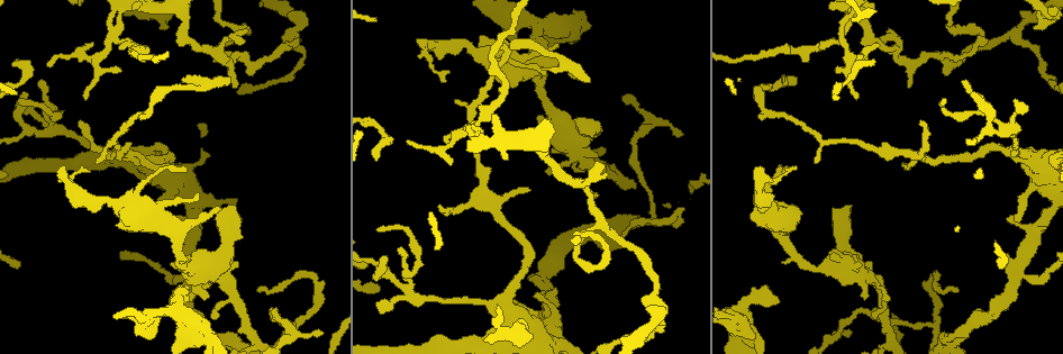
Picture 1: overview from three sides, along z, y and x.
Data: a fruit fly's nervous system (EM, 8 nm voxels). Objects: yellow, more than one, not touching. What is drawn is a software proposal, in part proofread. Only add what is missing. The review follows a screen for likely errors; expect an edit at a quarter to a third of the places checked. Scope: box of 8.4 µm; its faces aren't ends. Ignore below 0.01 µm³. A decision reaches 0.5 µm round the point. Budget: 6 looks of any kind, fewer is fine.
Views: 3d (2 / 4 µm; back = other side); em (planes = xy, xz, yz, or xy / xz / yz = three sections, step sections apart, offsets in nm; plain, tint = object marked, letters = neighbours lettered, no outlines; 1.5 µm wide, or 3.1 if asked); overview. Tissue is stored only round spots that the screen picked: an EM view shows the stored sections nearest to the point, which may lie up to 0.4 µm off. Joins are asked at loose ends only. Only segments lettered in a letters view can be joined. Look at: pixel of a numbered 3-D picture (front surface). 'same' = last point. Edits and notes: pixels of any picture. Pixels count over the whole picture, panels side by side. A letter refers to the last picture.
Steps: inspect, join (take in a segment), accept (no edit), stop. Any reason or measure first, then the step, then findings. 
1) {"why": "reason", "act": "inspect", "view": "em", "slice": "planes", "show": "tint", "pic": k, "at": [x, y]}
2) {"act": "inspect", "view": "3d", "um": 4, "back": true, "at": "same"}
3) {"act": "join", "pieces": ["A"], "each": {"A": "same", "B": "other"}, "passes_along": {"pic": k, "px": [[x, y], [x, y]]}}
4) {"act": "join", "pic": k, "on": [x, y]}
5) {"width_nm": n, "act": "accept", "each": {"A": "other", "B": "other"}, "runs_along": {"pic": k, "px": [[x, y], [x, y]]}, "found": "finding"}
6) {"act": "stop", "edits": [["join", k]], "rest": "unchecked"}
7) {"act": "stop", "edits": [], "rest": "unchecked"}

{"why": "free end", "act": "inspect", "view": "em", "slice": "yz", "step": 4, "show": "letters", "pic": 1, "at": [851, 205]}

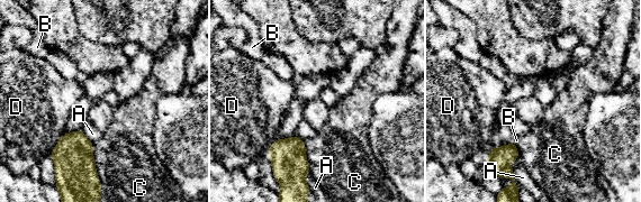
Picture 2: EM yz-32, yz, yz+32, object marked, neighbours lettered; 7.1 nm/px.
{"longest_contact_nm": ["C", 300], "act": "accept", "each": {"A": "other", "B": "other", "C": "other", "D": "other"}, "border": {"pic": 2, "px": [[64, 132], [48, 155]]}, "found": "no lettered segment goes on from it"}

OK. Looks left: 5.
{"why": "thin end", "act": "inspect", "view": "em", "slice": "planes", "show": "letters", "pic": 1, "at": [227, 79]}

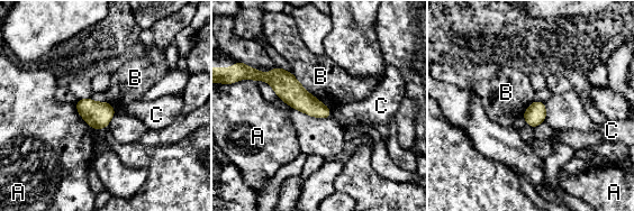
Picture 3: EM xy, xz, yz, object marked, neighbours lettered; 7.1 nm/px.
{"act": "accept", "each": {"A": "other", "B": "other", "C": "other"}, "border": {"pic": 3, "px": [[291, 72], [307, 91], [331, 110]]}, "found": "no lettered segment goes on from it"}

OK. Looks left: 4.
{"why": "an open end", "act": "inspect", "view": "3d", "um": 4, "back": true, "pic": 1, "at": [380, 314]}

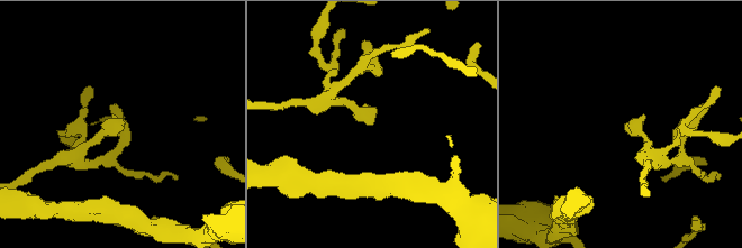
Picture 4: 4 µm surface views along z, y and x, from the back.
{"act": "inspect", "view": "em", "slice": "yz", "step": 8, "show": "letters", "pic": 4, "at": [627, 124]}

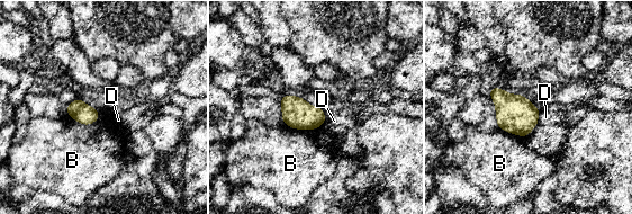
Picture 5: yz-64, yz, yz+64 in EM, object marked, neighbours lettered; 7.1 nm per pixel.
{"why": "another direction", "act": "inspect", "view": "em", "slice": "planes", "show": "letters", "at": "same"}

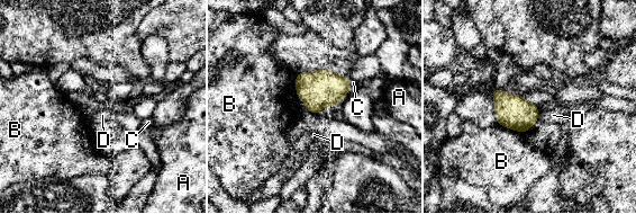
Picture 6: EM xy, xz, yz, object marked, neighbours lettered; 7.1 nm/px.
{"width_nm": 240, "act": "accept", "each": {"A": "other", "B": "other", "C": "other", "D": "other"}, "border": {"pic": 6, "px": [[539, 110], [537, 119]]}, "found": "none of them fits"}

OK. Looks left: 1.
{"act": "stop", "edits": [], "rest": "unchecked"}

